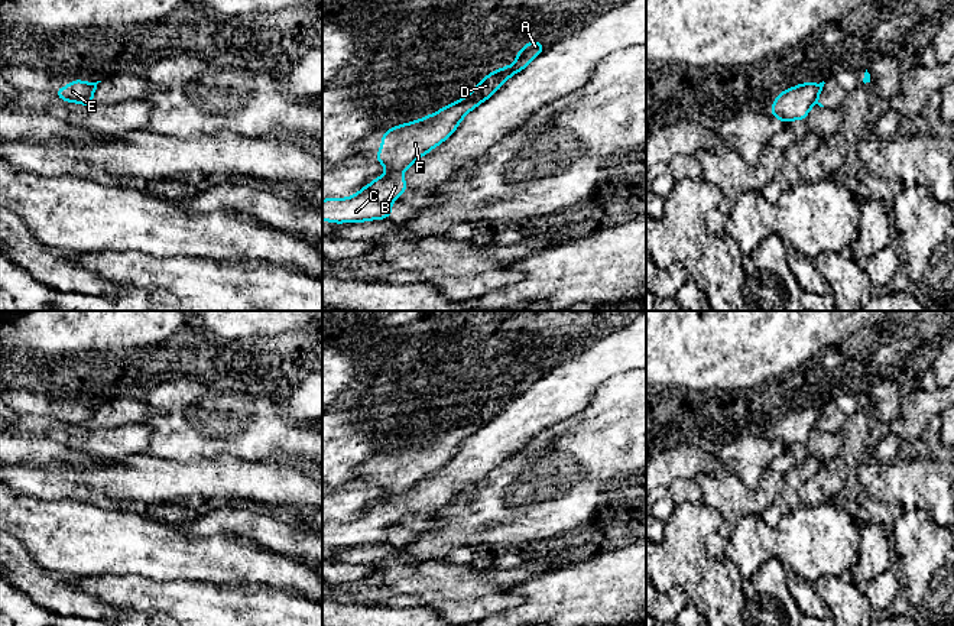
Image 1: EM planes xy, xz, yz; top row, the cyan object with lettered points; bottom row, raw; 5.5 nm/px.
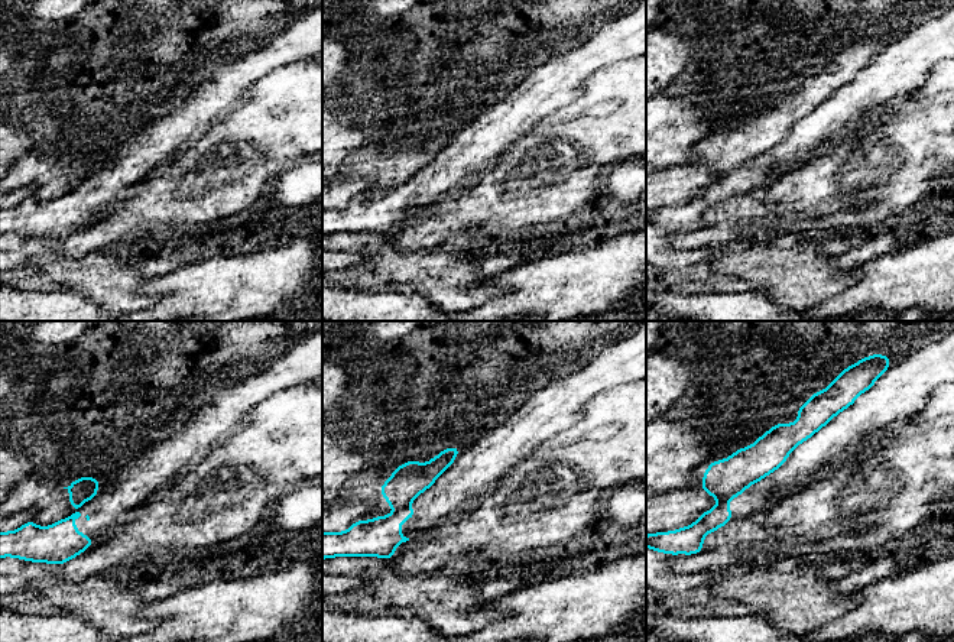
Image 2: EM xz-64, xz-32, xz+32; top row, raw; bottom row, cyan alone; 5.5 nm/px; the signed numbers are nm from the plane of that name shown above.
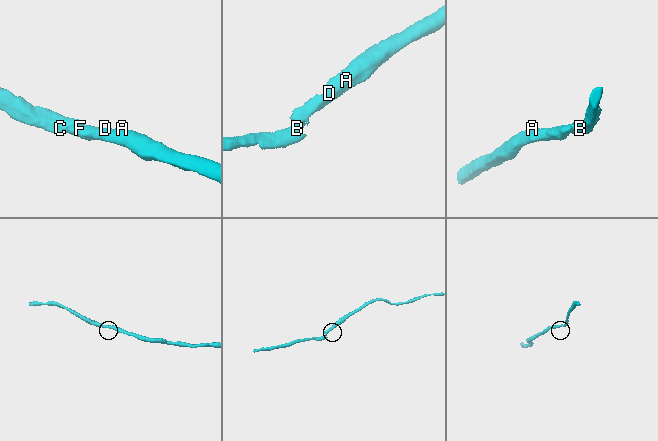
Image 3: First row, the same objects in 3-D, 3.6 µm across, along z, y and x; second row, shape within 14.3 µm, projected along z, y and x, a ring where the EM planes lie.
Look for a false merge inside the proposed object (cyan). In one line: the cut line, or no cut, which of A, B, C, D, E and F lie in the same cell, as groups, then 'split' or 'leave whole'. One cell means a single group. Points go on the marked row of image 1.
cut in xz along (405, 168), (388, 174); A D E F / B C; split

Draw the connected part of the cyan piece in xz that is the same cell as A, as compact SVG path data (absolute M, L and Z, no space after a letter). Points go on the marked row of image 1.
M541 40L526 42L525 48L517 51L512 65L487 74L473 91L458 101L421 120L390 127L382 136L382 146L374 156L376 160L383 165L387 173L408 169L419 158L447 140L467 113L489 100L510 77L523 71L542 52L543 43Z

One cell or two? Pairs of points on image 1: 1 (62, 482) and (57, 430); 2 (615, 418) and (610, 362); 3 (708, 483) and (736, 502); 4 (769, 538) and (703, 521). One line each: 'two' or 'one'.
1: two
2: two
3: one
4: two

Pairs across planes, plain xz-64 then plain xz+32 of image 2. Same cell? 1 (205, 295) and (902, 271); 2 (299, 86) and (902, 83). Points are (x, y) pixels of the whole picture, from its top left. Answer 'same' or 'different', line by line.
1: same
2: different

